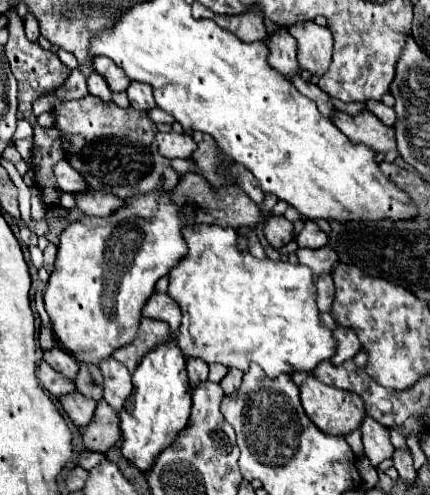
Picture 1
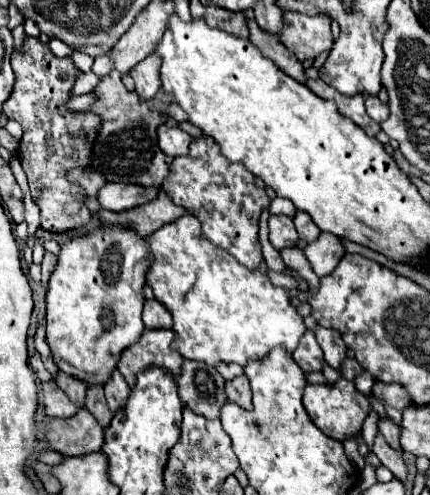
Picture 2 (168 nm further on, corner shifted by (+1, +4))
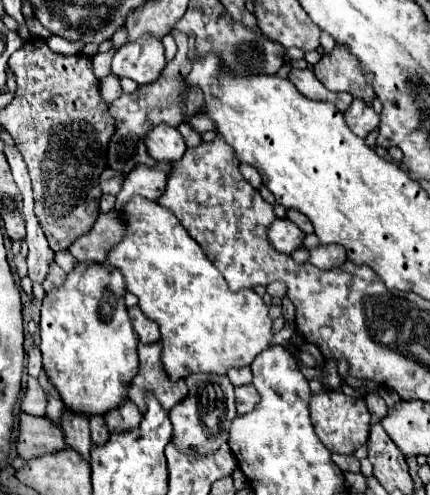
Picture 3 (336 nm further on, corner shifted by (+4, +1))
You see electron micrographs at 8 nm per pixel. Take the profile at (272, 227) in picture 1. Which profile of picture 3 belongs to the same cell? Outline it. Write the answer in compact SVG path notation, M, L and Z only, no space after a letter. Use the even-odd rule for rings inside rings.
M288 218L276 220L268 230L268 240L278 252L284 252L284 254L292 254L294 250L298 250L302 246L304 236L306 234L298 226L294 226Z

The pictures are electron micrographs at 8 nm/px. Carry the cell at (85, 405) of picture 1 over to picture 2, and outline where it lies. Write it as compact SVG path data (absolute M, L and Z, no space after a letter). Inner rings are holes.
M55 381L43 383L43 403L51 417L73 417L79 411L79 405L73 403Z

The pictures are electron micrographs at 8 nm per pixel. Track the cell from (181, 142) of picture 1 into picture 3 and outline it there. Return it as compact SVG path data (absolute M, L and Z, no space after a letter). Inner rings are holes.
M158 124L156 128L152 128L146 134L144 142L150 158L154 158L156 162L176 162L186 152L182 134L168 124Z

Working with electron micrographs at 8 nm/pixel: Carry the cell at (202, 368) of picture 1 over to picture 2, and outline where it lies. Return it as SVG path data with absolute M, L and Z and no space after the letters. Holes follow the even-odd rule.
M183 361L181 375L177 379L179 395L187 407L191 407L199 415L207 415L207 419L219 417L219 407L225 403L225 379L215 371L215 367L203 361Z

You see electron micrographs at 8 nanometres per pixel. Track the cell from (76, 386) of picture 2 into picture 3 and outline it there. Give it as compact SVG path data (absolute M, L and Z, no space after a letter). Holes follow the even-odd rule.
M64 410L62 418L62 432L64 440L68 442L68 448L76 450L82 460L90 460L90 428L88 428L88 418L82 414L72 414L70 410Z

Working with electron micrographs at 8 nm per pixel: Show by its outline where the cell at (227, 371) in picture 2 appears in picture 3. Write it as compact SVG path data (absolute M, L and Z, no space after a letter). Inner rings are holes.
M248 366L244 368L236 368L236 370L230 370L228 372L228 378L234 386L244 386L244 384L252 384L252 372Z

